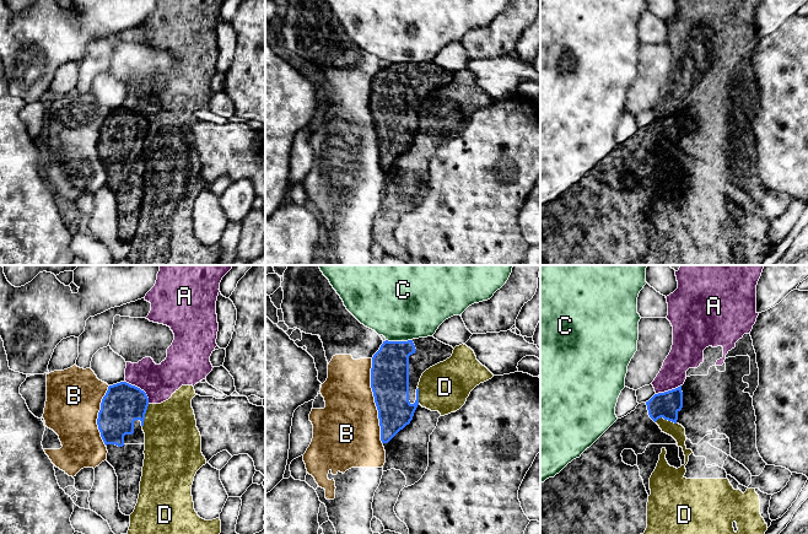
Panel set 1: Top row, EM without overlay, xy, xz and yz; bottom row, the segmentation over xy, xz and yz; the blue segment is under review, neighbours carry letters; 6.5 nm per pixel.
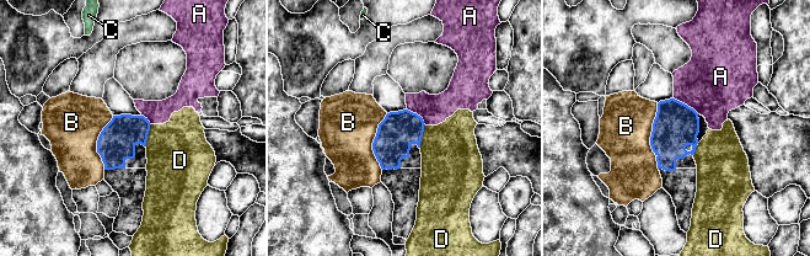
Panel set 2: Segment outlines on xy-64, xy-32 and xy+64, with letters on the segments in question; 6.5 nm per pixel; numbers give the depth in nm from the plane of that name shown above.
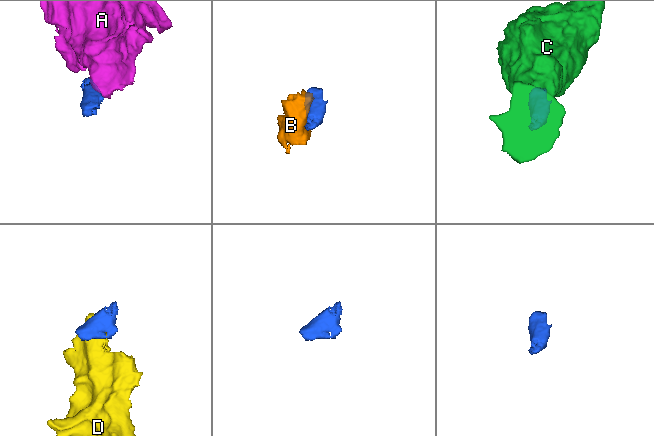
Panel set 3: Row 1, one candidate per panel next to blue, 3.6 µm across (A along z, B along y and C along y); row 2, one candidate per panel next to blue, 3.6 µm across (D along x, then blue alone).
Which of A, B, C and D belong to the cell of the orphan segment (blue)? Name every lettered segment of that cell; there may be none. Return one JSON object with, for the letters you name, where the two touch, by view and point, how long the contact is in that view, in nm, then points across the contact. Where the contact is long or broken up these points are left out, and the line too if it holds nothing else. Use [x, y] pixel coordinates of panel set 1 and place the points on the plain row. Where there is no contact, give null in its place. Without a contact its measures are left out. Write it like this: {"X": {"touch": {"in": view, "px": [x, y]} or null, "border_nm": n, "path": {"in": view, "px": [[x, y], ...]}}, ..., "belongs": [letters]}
{"belongs": []}

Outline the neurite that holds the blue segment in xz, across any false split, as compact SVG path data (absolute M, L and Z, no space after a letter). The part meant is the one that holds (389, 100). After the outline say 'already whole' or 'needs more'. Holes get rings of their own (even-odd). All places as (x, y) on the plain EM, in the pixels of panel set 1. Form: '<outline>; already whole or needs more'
M433 60L408 66L383 66L372 82L371 93L382 168L388 168L410 149L419 130L418 110L422 98L449 83L453 75Z; needs more

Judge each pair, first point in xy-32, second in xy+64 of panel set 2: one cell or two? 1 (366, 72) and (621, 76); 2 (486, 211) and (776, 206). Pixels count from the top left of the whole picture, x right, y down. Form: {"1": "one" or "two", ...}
{"1": "two", "2": "two"}

